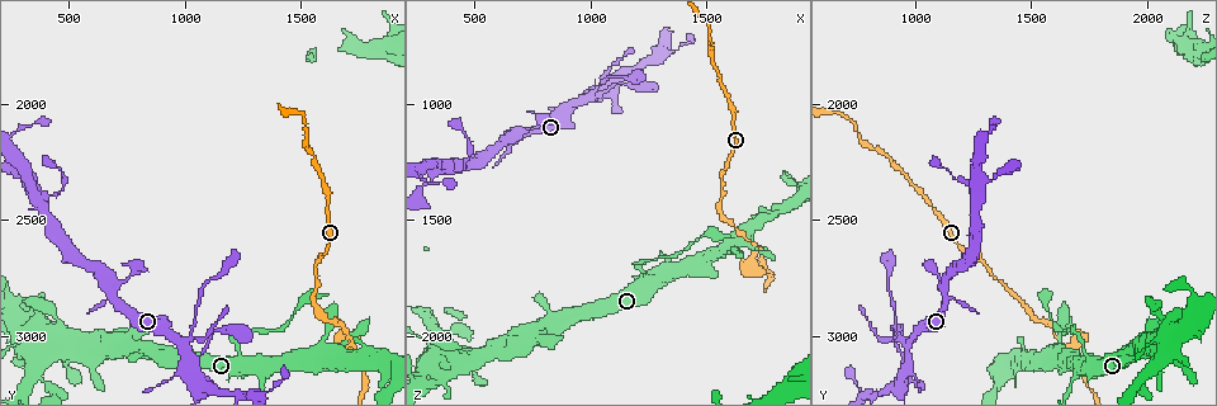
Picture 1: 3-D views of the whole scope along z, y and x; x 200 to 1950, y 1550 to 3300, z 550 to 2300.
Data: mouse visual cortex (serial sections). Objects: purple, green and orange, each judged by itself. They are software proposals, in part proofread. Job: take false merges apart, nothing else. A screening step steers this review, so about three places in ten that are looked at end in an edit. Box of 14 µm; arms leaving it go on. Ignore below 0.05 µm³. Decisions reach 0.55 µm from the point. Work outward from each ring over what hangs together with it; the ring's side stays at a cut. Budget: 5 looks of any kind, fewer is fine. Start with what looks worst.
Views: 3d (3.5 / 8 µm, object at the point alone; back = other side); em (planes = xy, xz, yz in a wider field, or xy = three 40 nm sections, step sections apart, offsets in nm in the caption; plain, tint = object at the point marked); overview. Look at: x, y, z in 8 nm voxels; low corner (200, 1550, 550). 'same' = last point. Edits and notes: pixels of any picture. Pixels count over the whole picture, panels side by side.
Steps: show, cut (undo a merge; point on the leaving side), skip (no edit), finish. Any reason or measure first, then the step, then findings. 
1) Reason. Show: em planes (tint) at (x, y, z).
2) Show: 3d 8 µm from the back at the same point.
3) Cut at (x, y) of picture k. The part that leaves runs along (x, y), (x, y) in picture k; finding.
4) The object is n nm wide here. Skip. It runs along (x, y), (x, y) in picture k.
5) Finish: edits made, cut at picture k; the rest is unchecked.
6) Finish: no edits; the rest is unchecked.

A narrow waist. Show: 3d 3.5 µm from the back at (1720, 3030, 1630).

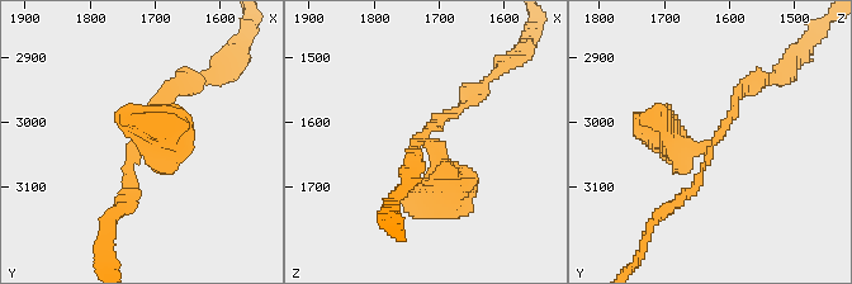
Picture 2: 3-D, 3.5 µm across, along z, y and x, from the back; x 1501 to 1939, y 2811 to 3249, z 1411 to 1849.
3 arms meet here; the arms are 150, 150, 350 nm wide. Show: em xy step 1 (tint) at (1720, 3025, 1615).

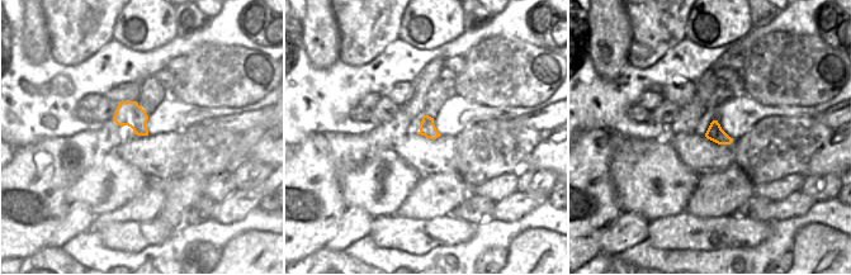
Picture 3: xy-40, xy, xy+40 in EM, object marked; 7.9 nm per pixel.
Skip. It runs along (753, 83), (708, 145), (656, 126) in picture 2; all the same cell.

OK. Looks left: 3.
Sudden change in width. Show: 3d 3.5 µm from the back at (1230, 3080, 1740).

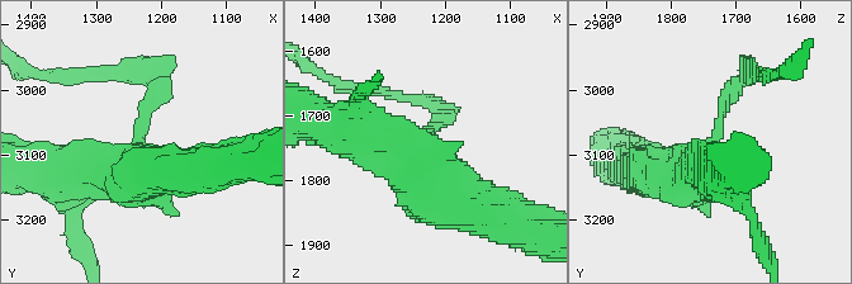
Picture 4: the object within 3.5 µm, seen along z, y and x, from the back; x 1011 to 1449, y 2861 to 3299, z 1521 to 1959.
Need the tissue. Show: em planes (plain) at the same point.

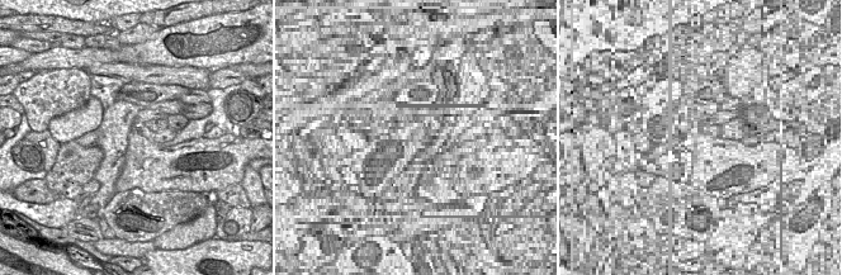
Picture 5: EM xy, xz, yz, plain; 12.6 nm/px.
With the object marked. Show: em planes (tint) at the same point.

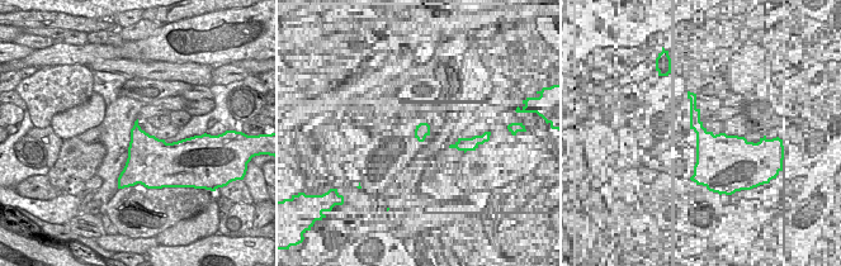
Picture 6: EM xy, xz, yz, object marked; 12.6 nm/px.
Skip. It runs along (473, 212), (415, 160), (329, 123) in picture 4; one cell here.

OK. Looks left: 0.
Finish: no edits; the rest is unchecked.

